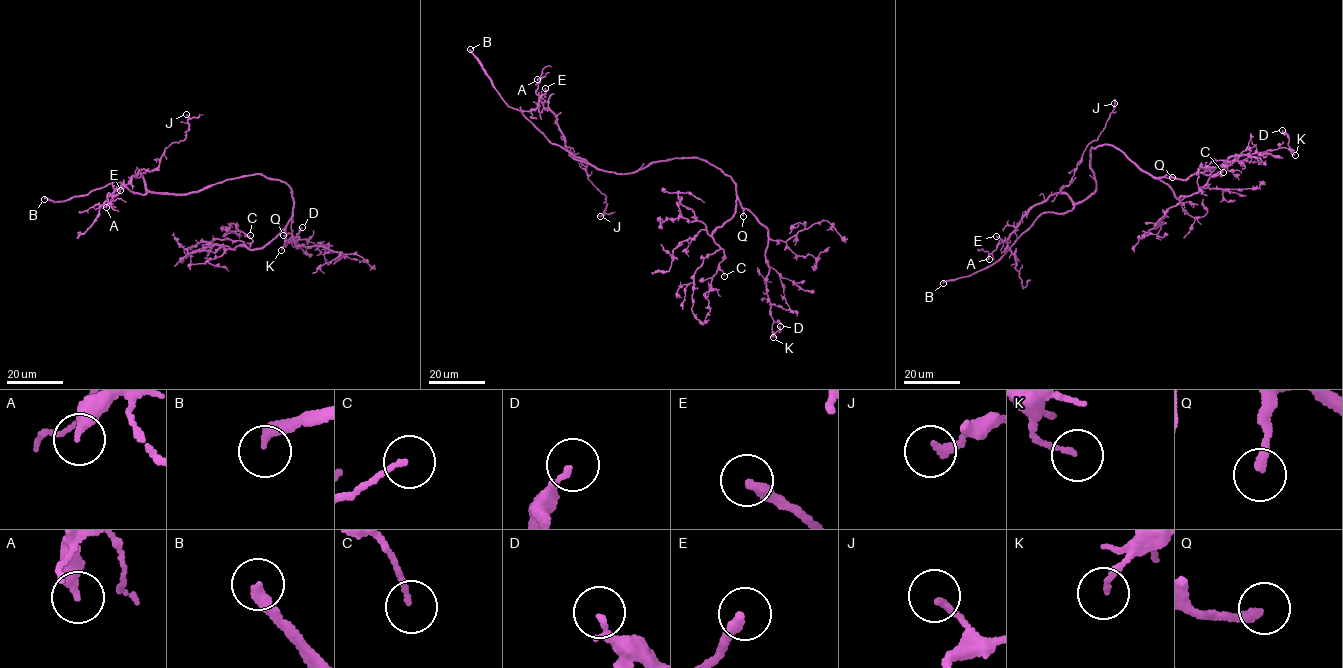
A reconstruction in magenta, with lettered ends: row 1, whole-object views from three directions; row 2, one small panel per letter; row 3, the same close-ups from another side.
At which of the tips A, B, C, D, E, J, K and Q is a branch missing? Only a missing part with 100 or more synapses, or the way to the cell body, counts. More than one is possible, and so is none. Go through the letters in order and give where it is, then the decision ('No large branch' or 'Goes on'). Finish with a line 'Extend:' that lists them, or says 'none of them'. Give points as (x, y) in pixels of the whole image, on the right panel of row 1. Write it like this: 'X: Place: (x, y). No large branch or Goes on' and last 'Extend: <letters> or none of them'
A: Place: (989, 259). No large branch
B: Place: (943, 283). Goes on
C: Place: (1223, 172). No large branch
D: Place: (1282, 130). No large branch
E: Place: (996, 236). No large branch
J: Place: (1114, 103). No large branch
K: Place: (1295, 155). No large branch
Q: Place: (1172, 177). Goes on
Extend: B, Q

